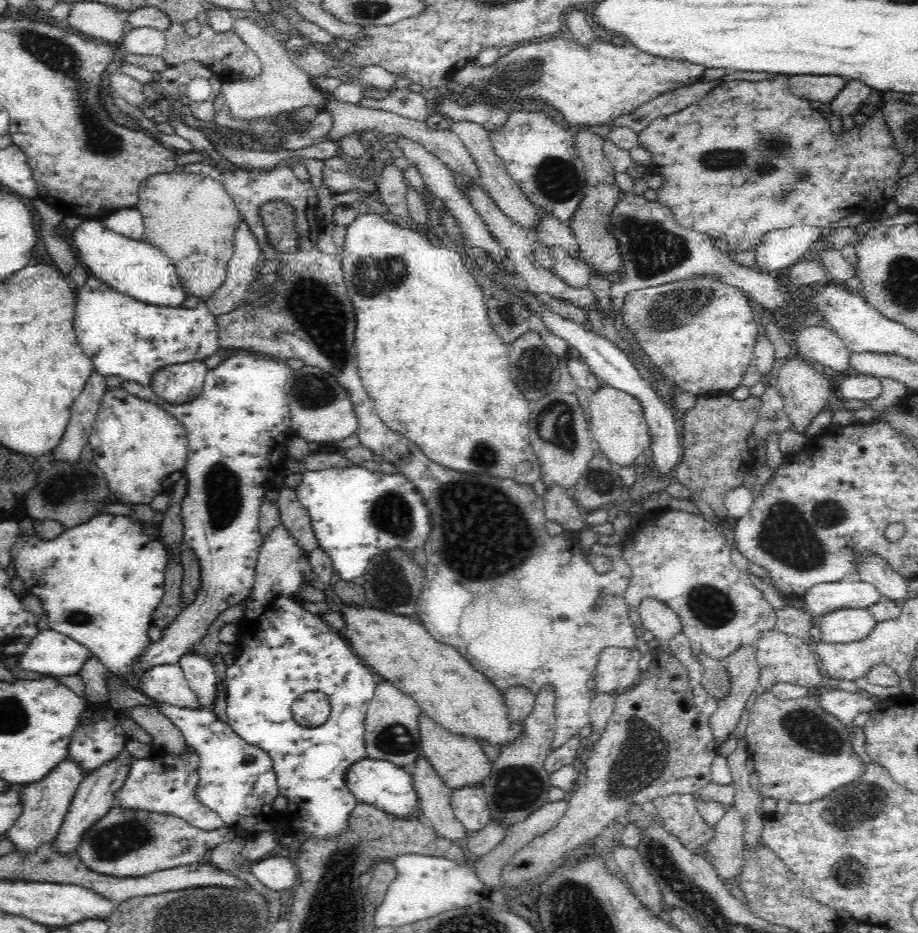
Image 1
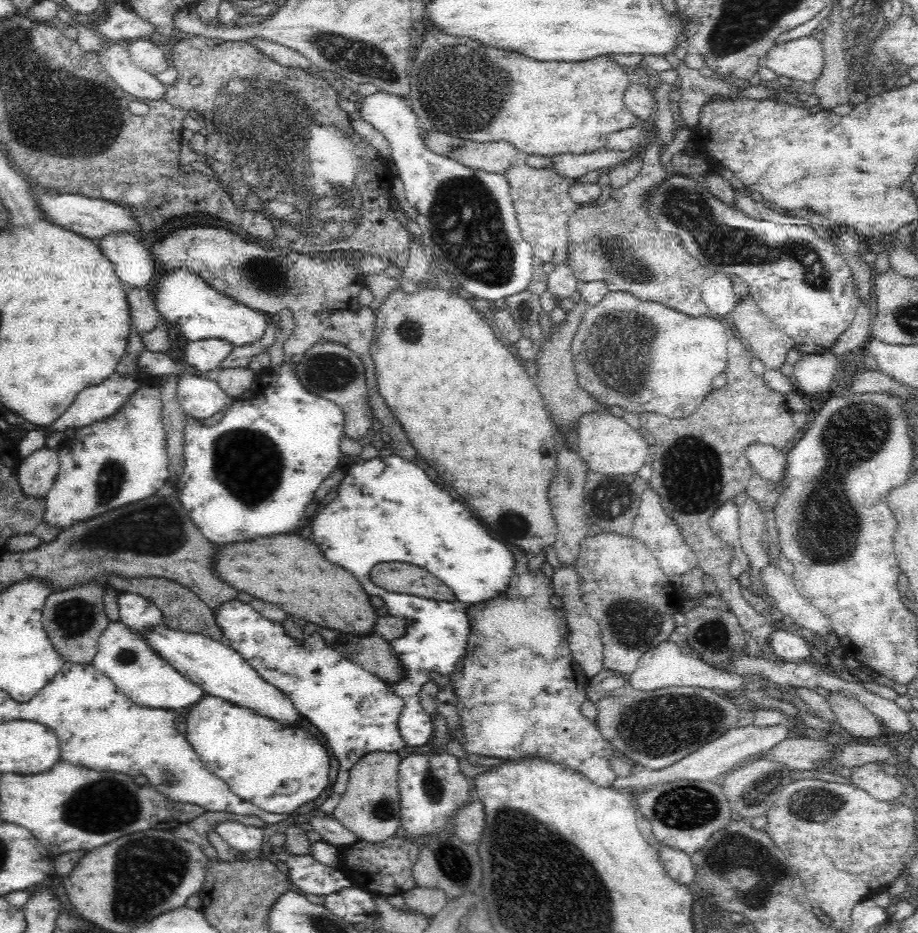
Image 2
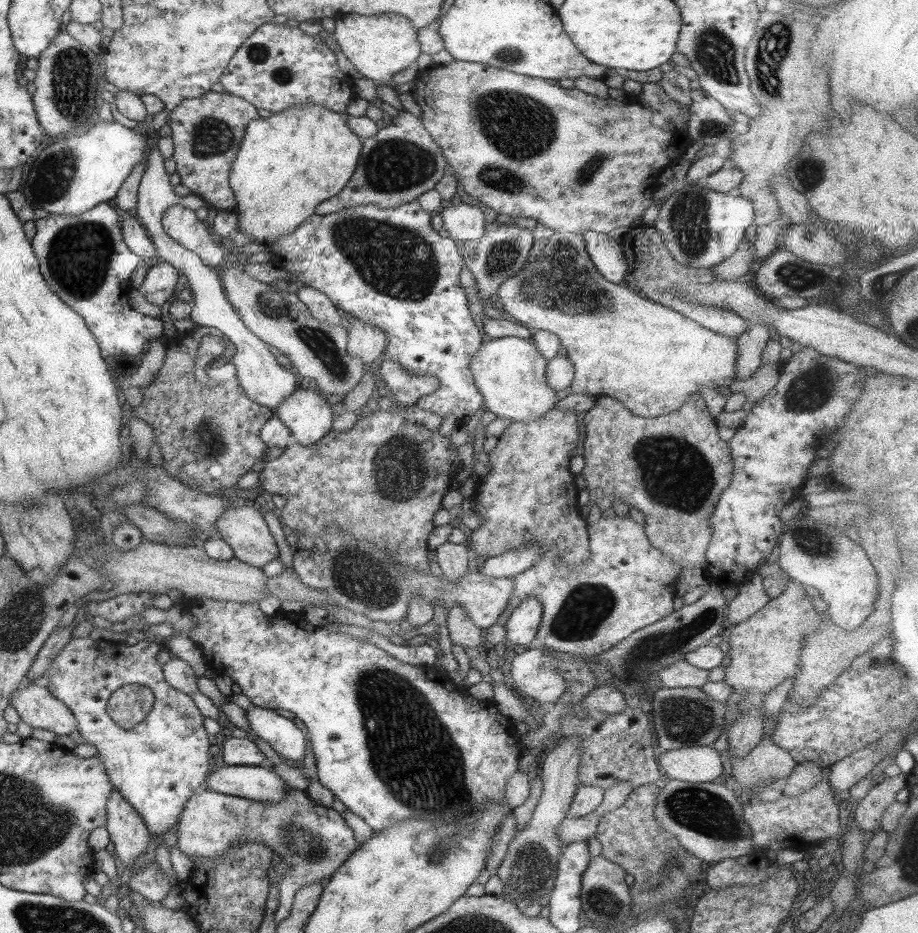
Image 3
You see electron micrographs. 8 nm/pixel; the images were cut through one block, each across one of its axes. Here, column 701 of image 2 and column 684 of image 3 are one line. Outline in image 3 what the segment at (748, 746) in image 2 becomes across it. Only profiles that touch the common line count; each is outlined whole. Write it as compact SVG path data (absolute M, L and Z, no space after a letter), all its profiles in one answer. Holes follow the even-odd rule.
M709 745L662 752L657 764L668 779L681 782L713 783L722 773L721 758Z

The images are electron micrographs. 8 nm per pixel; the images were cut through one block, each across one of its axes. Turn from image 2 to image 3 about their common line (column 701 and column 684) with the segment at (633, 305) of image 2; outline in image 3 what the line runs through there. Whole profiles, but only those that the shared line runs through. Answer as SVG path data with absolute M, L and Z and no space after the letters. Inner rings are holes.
M554 231L549 238L539 238L533 242L533 248L530 248L527 260L522 270L516 271L516 274L503 282L499 286L497 292L497 308L508 318L525 326L529 330L545 330L553 334L559 341L560 345L565 348L567 359L573 363L575 371L570 388L575 394L587 393L595 395L597 398L601 396L611 396L631 412L636 418L644 417L653 419L667 415L668 413L677 411L682 404L687 402L689 396L699 393L701 388L713 388L716 386L729 386L734 381L735 376L735 358L737 358L736 338L728 338L721 334L716 334L711 330L707 330L699 326L696 322L675 313L673 310L668 310L666 307L660 306L658 303L649 301L638 294L636 290L628 288L623 284L615 285L607 280L604 280L594 268L590 256L585 250L584 240L579 233L562 233Z

